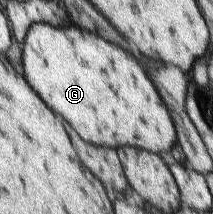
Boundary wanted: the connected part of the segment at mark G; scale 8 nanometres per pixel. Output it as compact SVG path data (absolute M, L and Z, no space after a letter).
M32 24L21 48L24 77L32 81L32 89L36 89L36 93L40 93L40 97L44 97L44 101L48 101L48 105L52 105L52 109L56 109L56 113L60 113L86 143L113 150L127 146L158 155L171 151L178 143L174 123L156 93L156 87L138 61L126 51L74 24L64 27Z

